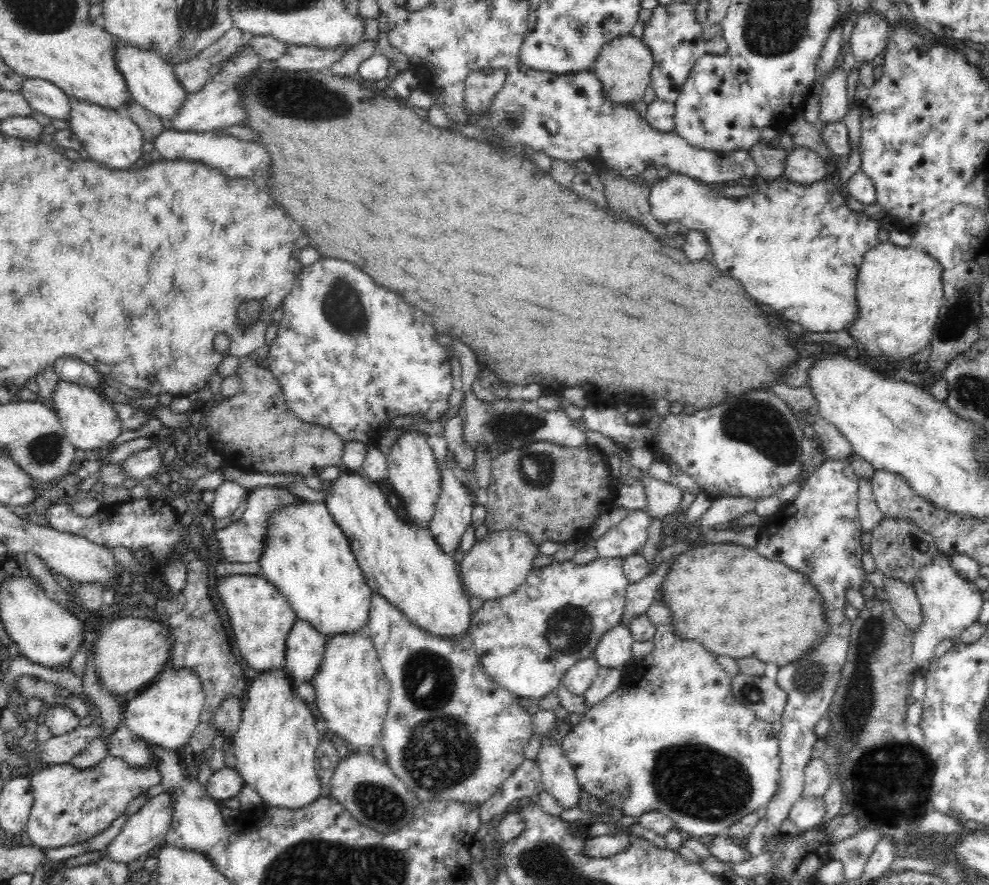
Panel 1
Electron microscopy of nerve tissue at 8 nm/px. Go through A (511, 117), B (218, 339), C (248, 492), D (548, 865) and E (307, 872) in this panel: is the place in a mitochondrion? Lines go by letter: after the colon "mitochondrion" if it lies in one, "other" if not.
A: mitochondrion
B: mitochondrion
C: other
D: mitochondrion
E: mitochondrion

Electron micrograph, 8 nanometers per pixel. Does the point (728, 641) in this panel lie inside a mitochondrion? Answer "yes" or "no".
no

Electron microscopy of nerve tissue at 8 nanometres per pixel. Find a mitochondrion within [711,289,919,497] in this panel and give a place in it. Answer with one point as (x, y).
(754, 422)

